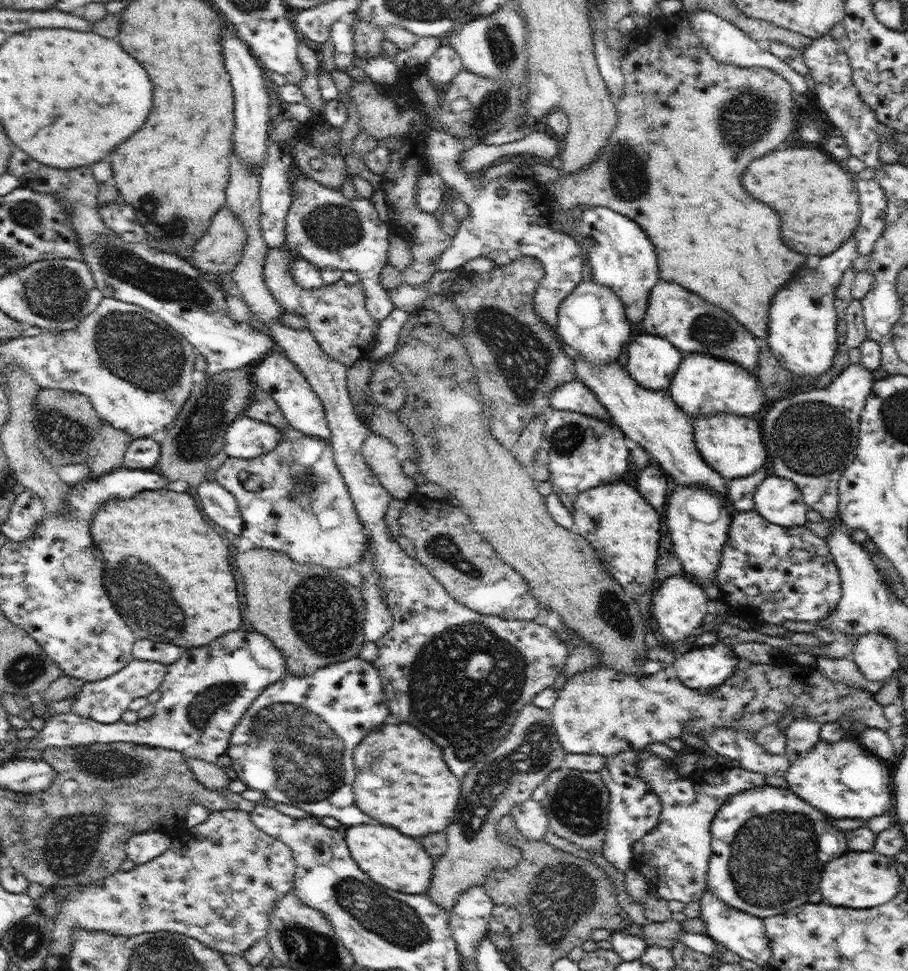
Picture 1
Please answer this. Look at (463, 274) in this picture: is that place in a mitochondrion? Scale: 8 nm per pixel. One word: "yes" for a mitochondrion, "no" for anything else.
no

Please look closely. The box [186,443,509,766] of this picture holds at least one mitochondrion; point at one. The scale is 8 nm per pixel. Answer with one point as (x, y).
(323, 615)

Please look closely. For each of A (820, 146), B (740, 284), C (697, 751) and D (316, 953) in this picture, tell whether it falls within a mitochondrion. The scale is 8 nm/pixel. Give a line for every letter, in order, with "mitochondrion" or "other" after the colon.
A: other
B: other
C: other
D: mitochondrion

